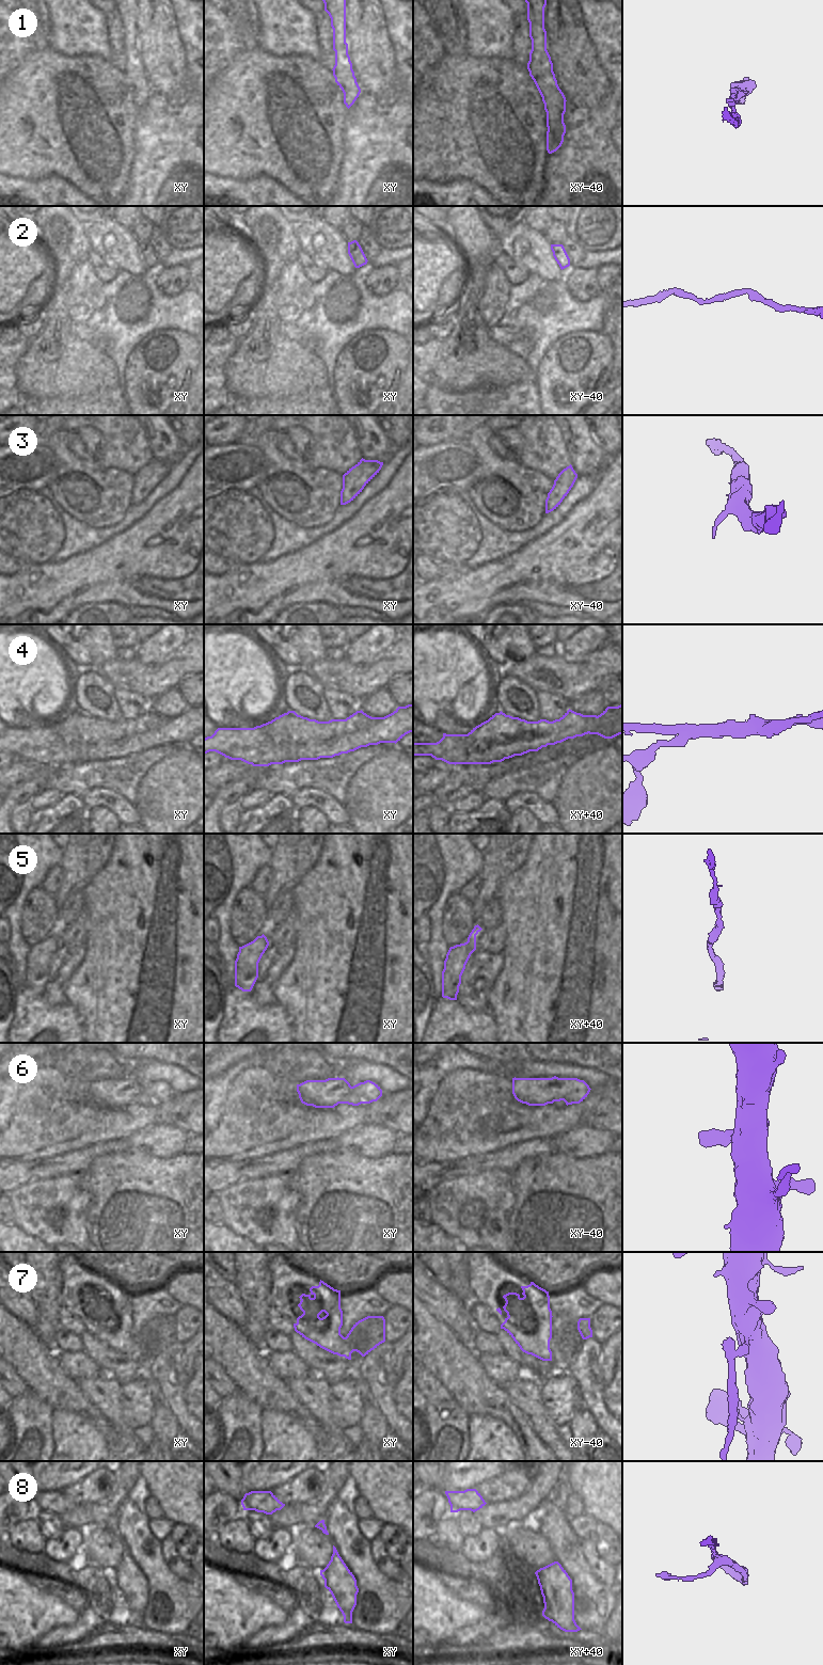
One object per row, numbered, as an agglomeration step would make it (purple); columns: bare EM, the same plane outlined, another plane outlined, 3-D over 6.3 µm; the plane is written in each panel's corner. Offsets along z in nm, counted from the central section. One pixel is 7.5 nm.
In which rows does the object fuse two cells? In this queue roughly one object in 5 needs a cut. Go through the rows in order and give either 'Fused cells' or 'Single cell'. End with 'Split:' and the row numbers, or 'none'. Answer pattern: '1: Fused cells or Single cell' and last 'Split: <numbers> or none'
1: Single cell
2: Single cell
3: Single cell
4: Fused cells
5: Single cell
6: Single cell
7: Fused cells
8: Single cell
Split: 4, 7

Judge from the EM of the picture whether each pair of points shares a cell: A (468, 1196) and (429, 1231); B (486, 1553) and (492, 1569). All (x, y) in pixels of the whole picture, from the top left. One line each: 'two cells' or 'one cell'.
A: two cells
B: two cells

